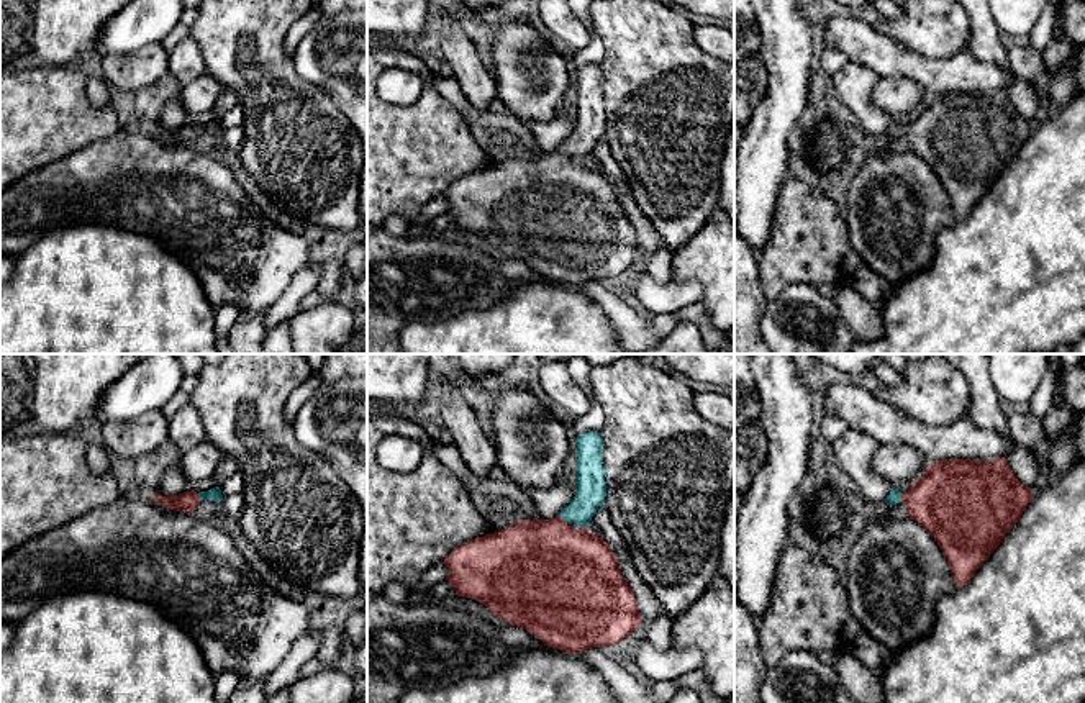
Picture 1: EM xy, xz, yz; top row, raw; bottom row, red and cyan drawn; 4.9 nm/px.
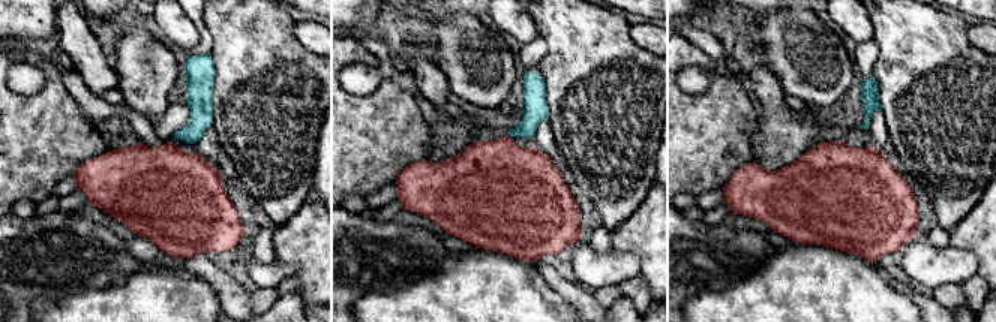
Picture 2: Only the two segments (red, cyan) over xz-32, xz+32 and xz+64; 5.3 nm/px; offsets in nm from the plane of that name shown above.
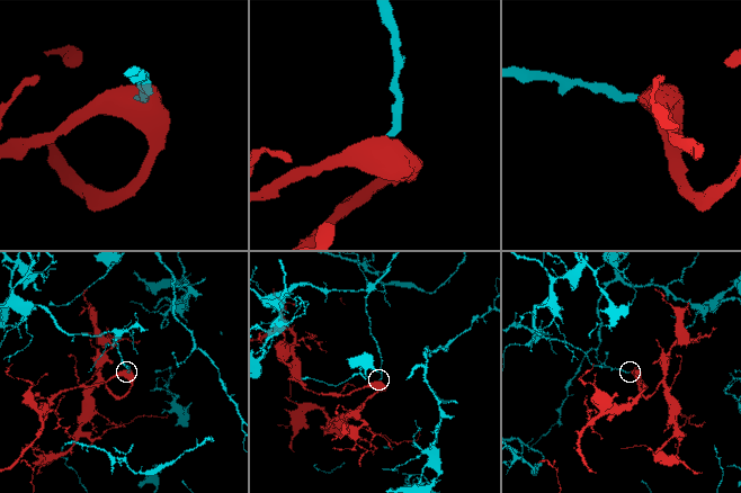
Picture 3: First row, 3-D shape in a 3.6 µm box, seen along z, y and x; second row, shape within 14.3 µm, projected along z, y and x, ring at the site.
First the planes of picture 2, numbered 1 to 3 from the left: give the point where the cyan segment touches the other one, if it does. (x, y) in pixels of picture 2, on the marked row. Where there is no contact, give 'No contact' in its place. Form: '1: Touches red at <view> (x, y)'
1: No contact
2: No contact
3: No contact

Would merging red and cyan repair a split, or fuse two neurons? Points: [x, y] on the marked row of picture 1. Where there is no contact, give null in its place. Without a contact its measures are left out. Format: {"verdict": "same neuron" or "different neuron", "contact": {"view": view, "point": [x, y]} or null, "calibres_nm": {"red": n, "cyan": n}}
{"verdict": "same neuron", "contact": {"view": "xz", "point": [562, 520]}, "calibres_nm": {"red": 460, "cyan": 160}}

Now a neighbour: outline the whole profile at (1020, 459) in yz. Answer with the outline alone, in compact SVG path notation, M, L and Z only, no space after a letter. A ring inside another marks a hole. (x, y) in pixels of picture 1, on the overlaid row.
M1018 444L1013 451L1006 452L1003 459L1023 485L1028 488L1034 487L1039 472L1034 464L1031 449Z

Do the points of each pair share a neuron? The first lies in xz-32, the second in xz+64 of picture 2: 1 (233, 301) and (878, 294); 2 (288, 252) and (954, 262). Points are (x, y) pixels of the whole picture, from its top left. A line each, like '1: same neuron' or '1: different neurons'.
1: different neurons
2: different neurons

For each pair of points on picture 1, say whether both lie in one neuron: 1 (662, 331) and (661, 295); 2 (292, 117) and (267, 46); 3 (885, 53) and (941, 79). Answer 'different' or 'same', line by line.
1: different
2: same
3: same

